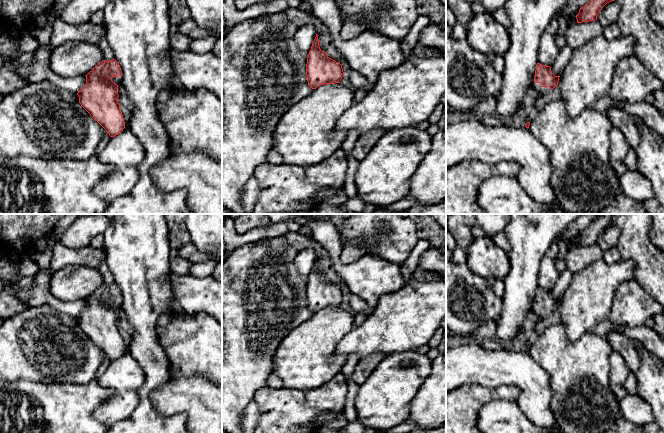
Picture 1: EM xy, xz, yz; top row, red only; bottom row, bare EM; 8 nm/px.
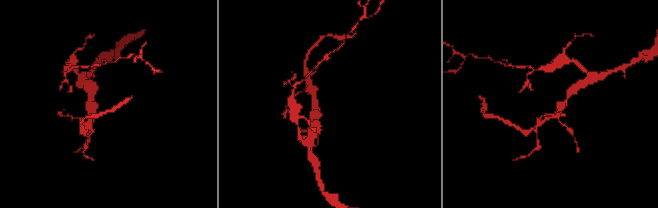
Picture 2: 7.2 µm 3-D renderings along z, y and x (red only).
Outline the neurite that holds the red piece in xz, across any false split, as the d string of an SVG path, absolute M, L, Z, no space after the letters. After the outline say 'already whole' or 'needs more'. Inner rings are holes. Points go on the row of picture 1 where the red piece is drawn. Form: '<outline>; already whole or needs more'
M316 34L306 64L307 81L312 89L324 84L340 83L344 76L342 65L320 49L318 36Z; already whole

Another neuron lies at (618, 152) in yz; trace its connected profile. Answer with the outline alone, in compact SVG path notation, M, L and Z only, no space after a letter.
M613 125L610 131L610 140L609 160L620 178L628 171L628 165L626 163L628 145L623 133L615 125Z

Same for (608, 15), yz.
M615 1L607 3L599 12L597 21L603 26L607 27L617 22L619 13L618 4Z

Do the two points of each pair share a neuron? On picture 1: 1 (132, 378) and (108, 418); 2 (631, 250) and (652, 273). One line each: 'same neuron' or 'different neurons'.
1: same neuron
2: same neuron

